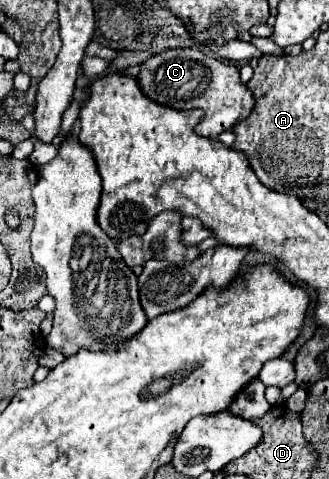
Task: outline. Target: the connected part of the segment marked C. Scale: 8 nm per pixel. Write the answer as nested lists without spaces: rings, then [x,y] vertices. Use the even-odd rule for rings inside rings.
[[[192,47],[168,49],[148,57],[144,63],[140,63],[140,73],[136,75],[136,81],[148,99],[164,107],[172,109],[200,107],[204,111],[204,119],[196,125],[194,131],[210,139],[218,137],[226,129],[232,129],[232,125],[240,117],[246,117],[246,113],[250,113],[254,105],[252,93],[240,81],[238,67],[232,67],[232,63],[206,55]],[[194,91],[198,91],[198,99],[192,99]]]

